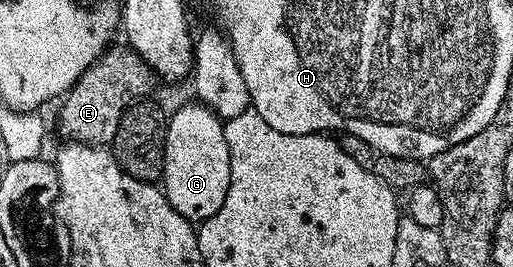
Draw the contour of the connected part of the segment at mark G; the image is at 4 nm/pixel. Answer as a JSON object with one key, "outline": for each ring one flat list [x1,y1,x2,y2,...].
{"outline":[[194,104,170,114,164,141,162,189,174,212,193,224,205,222,210,216,214,216,214,212,218,212,218,208,222,208,222,203,226,201,226,192,230,192,230,148,226,144,224,122,210,107]]}

